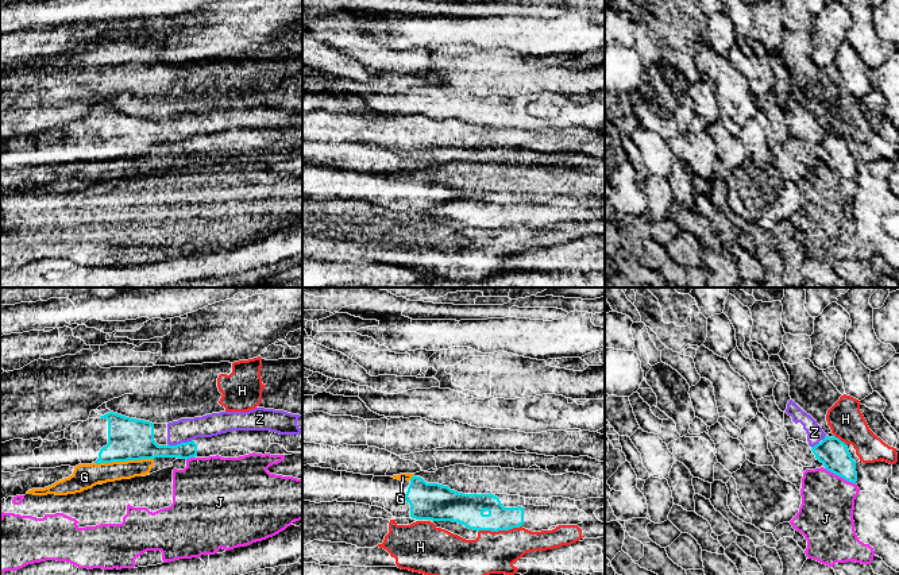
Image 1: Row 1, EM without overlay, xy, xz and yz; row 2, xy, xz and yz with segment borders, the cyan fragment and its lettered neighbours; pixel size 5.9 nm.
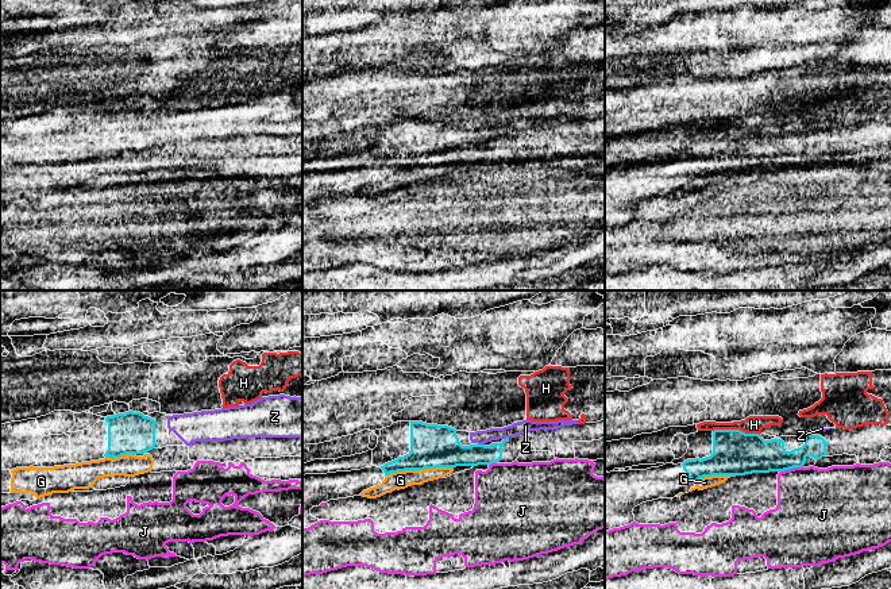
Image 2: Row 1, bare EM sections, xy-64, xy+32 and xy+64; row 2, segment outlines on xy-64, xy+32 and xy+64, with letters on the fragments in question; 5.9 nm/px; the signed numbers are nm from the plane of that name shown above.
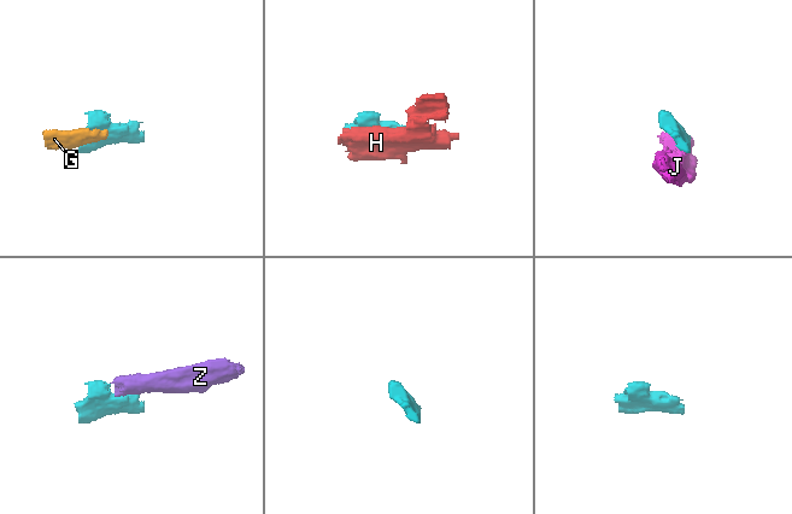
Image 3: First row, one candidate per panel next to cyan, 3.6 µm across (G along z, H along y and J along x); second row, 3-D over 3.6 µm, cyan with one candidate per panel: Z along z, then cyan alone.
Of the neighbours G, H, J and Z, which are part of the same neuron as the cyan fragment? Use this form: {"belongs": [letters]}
{"belongs": ["Z"]}

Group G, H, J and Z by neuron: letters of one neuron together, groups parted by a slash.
G / H / J / Z

